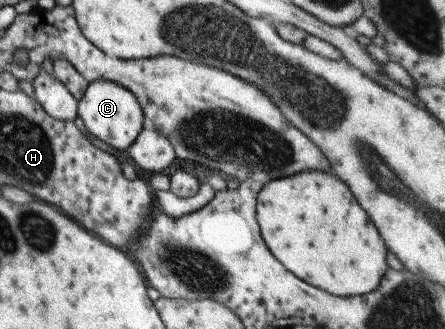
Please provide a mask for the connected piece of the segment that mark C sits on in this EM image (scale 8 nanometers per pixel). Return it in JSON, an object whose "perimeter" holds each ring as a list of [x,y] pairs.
{"perimeter":[[[99,79],[88,84],[82,99],[77,102],[77,114],[97,143],[108,150],[127,150],[138,139],[143,128],[144,115],[137,97],[113,81]]]}

